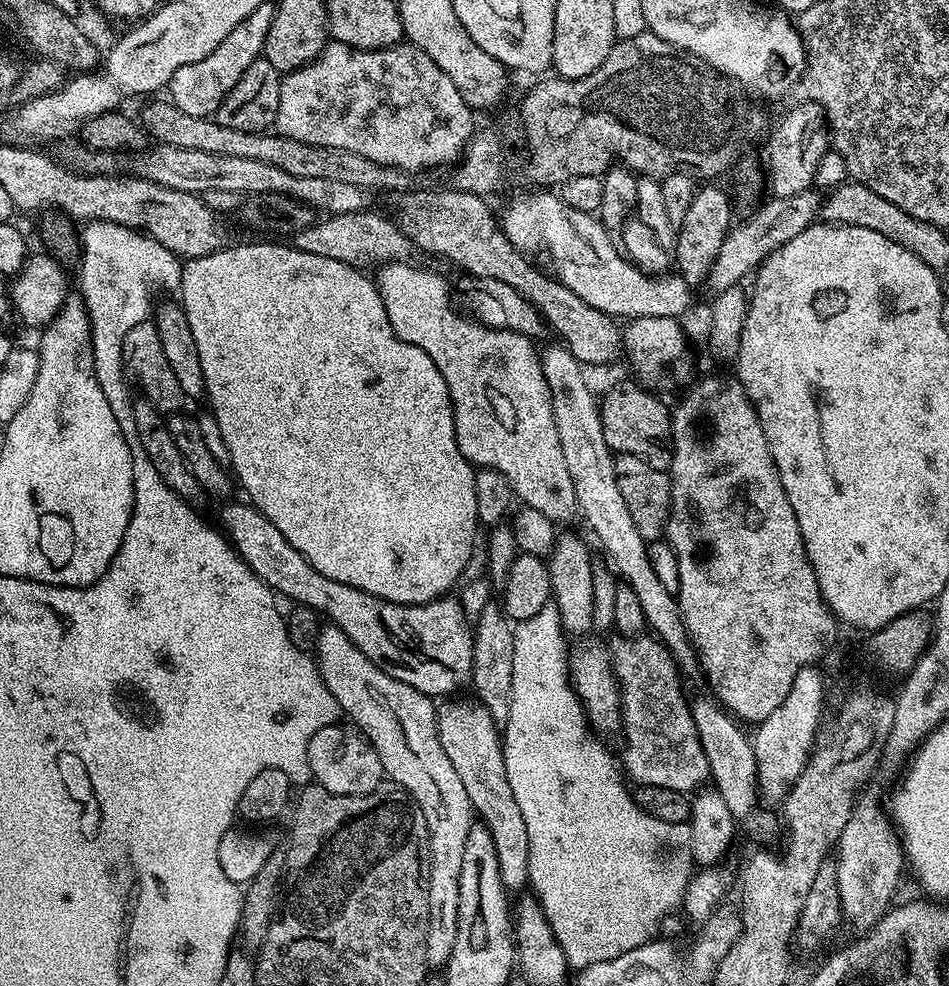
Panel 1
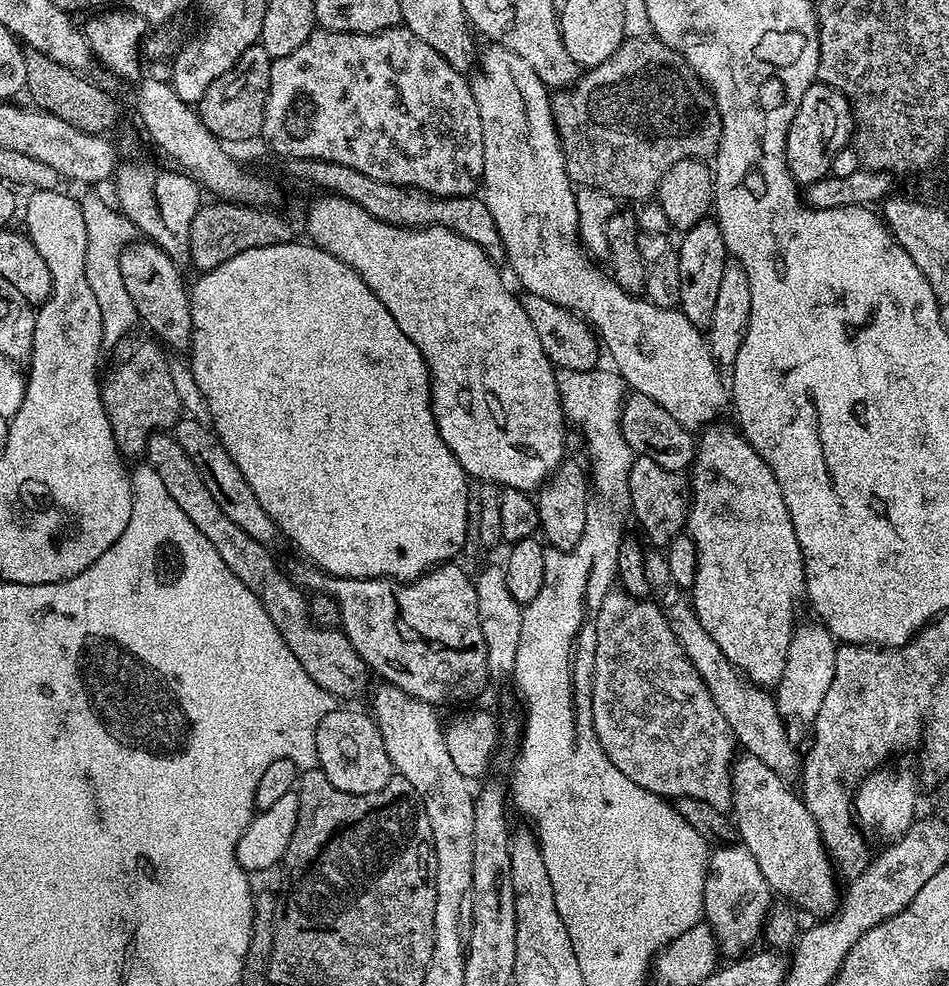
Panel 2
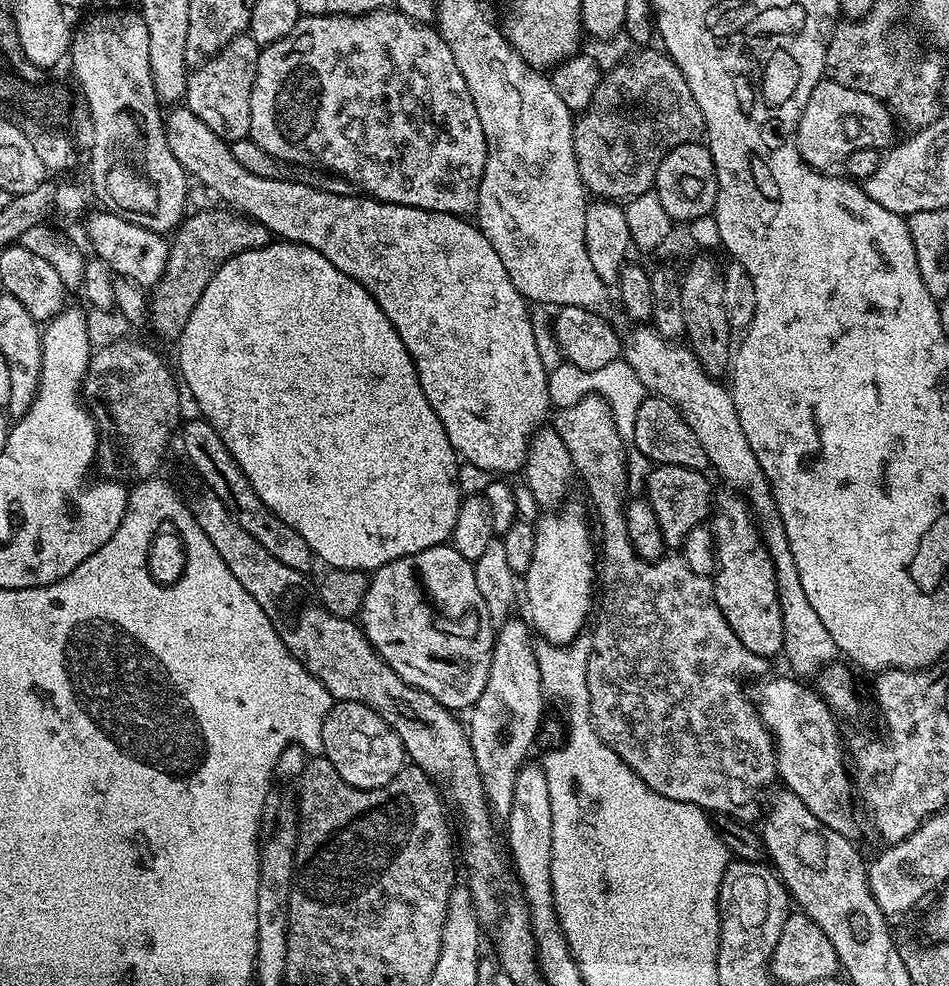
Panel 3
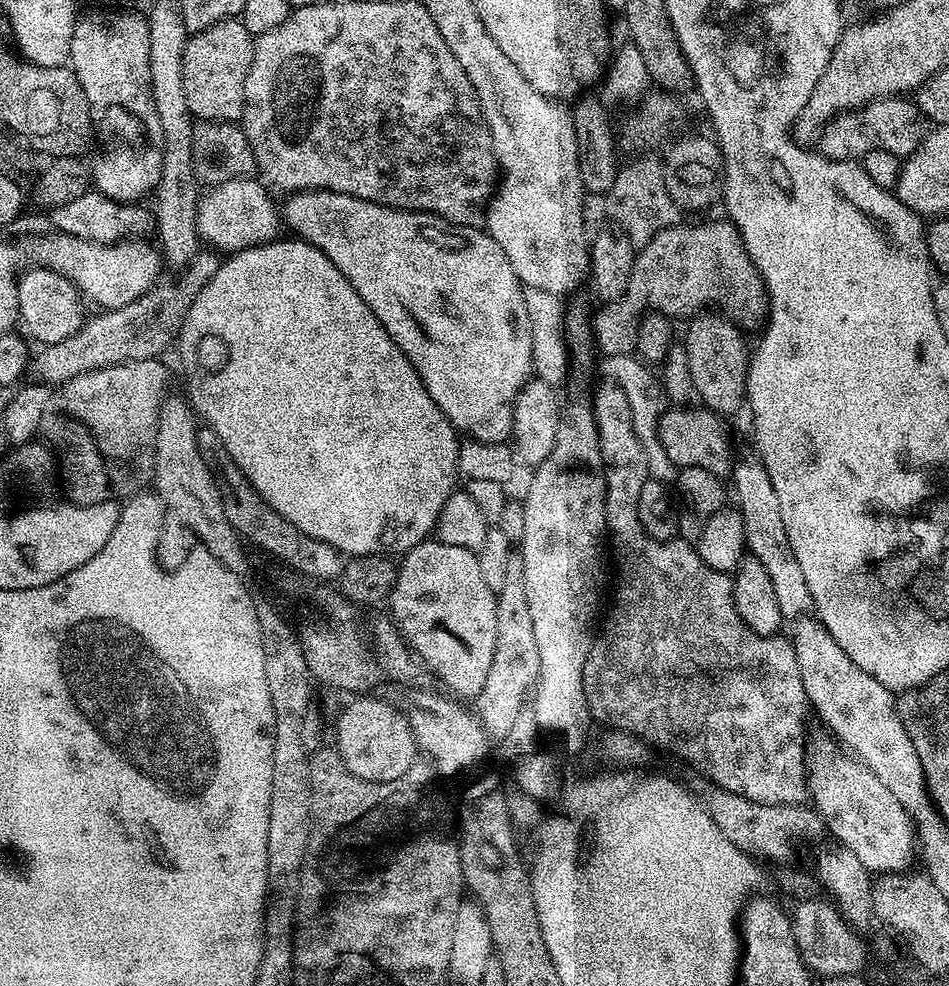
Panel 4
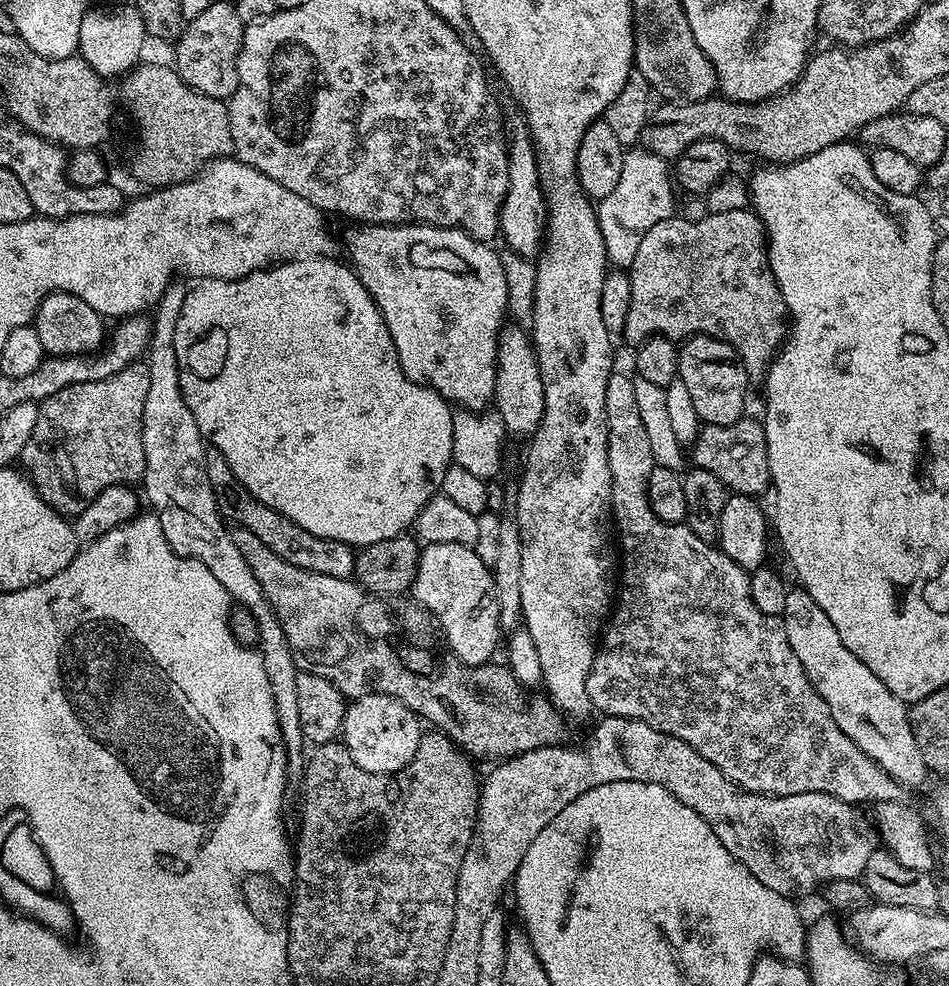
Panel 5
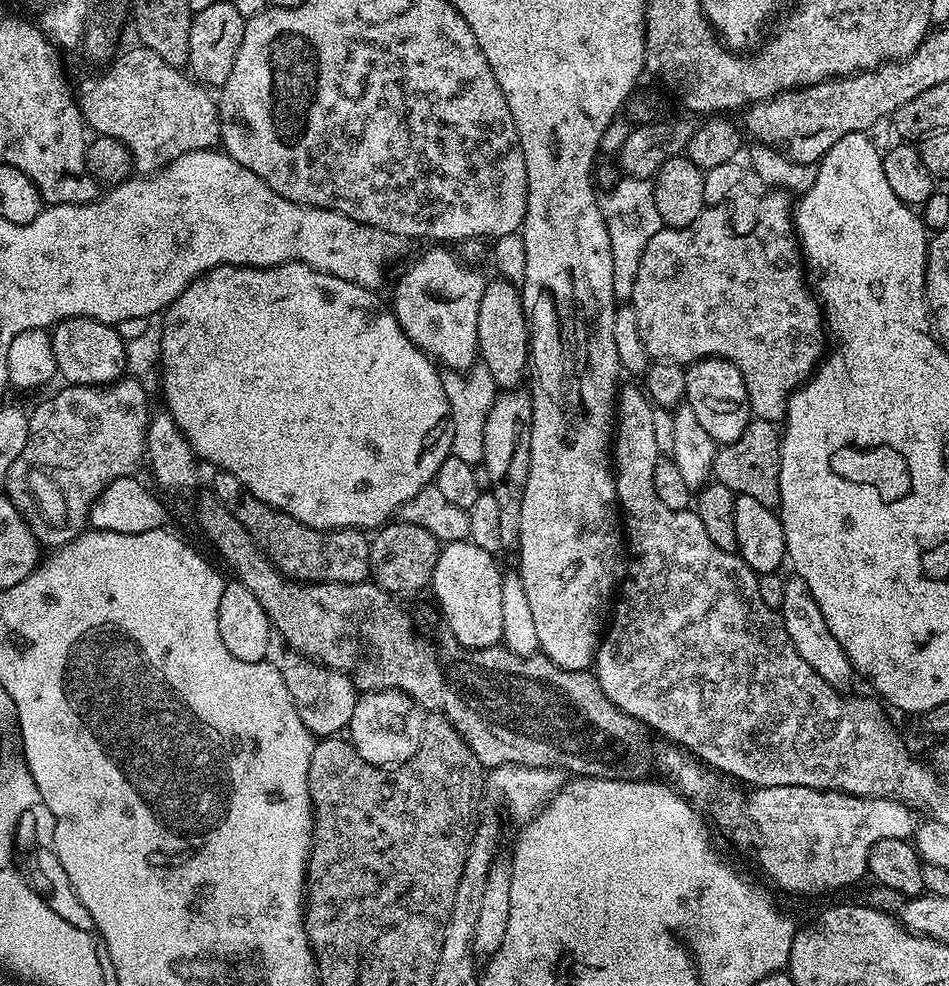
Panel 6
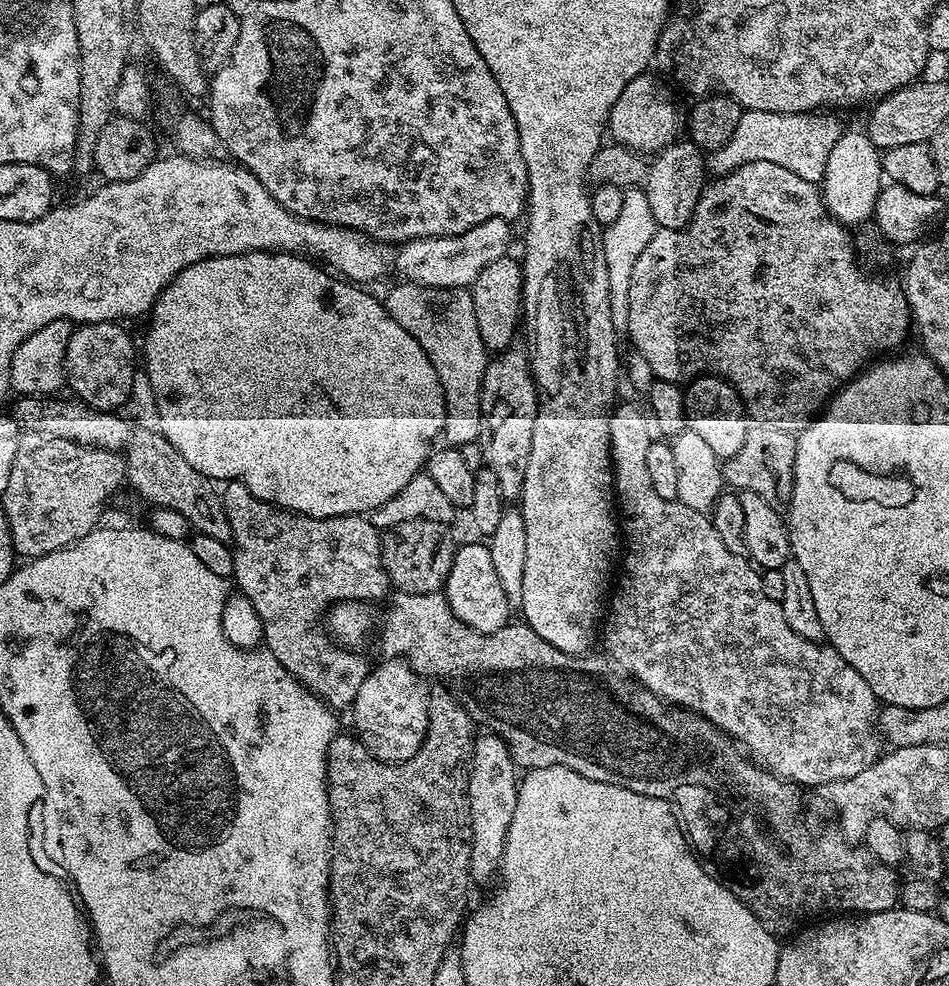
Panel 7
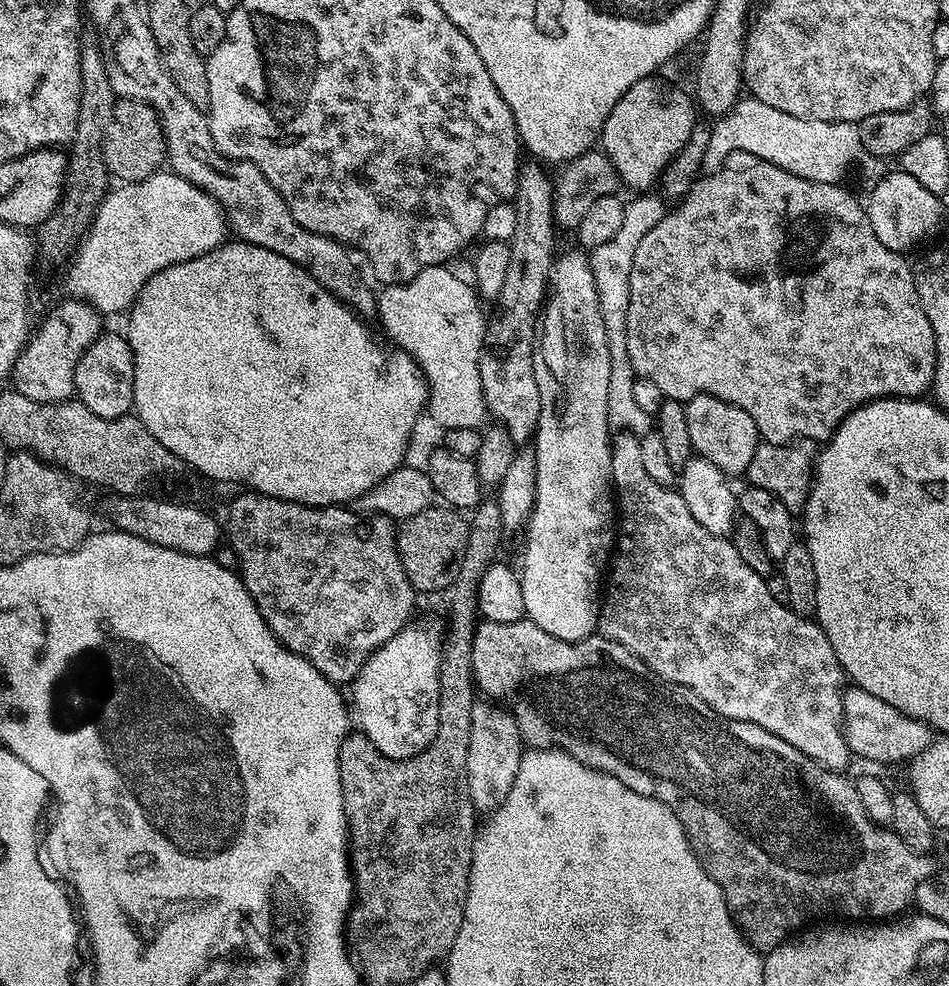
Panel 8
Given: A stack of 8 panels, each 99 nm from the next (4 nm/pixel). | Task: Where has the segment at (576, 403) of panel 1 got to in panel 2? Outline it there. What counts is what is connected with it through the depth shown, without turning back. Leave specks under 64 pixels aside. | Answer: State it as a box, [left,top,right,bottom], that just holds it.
[644,551,802,778]

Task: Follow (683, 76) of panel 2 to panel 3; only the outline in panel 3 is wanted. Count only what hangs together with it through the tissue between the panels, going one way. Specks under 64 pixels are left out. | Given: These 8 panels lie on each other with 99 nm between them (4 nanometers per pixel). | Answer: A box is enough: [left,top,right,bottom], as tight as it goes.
[572,46,704,202]

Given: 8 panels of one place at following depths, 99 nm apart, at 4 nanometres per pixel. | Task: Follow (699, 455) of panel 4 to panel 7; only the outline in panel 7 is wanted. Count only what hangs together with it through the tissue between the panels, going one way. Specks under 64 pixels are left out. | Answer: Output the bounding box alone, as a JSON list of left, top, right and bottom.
[723,423,796,510]

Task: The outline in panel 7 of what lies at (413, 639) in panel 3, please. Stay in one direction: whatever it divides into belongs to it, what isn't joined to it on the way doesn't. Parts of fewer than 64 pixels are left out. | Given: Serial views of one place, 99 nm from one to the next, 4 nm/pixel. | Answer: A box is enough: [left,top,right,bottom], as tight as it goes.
[442,543,510,632]

